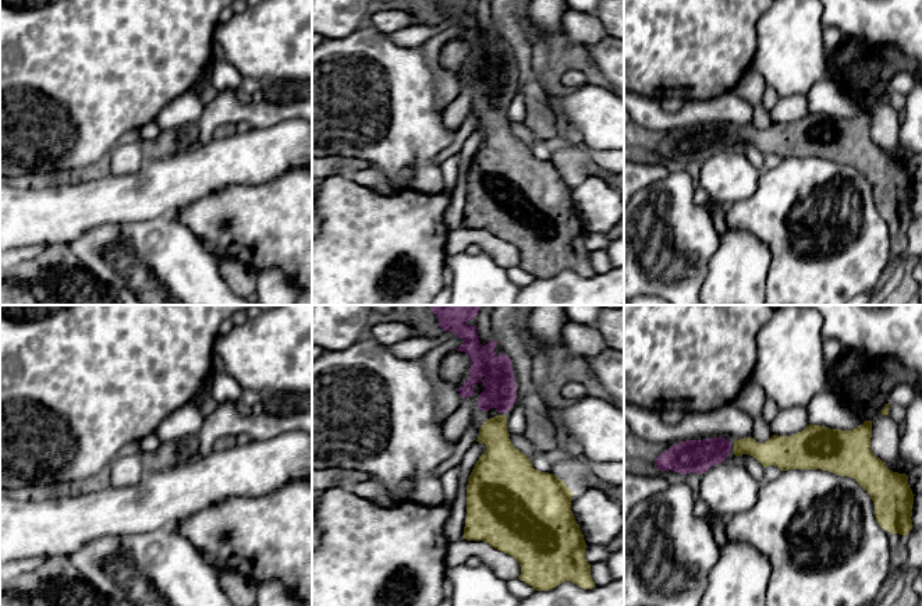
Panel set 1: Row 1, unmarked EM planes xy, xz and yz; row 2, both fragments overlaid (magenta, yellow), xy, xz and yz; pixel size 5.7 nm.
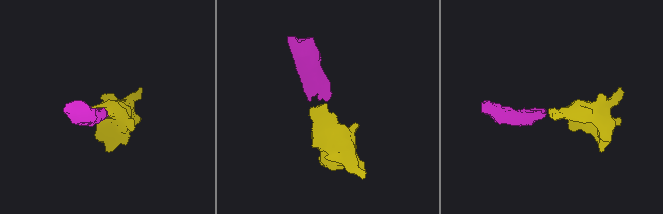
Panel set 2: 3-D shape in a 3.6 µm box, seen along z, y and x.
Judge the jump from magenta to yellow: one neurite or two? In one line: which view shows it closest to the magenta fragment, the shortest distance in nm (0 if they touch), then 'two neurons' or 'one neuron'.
view xz; gap 20 nm; one neuron

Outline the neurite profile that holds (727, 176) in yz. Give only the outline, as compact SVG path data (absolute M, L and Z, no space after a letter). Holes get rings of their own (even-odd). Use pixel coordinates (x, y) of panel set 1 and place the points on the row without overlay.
M727 143L701 163L699 187L721 206L751 198L759 187L756 169L735 143Z

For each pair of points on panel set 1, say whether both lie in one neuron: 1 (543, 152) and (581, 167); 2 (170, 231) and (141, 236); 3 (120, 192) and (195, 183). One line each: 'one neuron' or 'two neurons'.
1: one neuron
2: one neuron
3: one neuron

